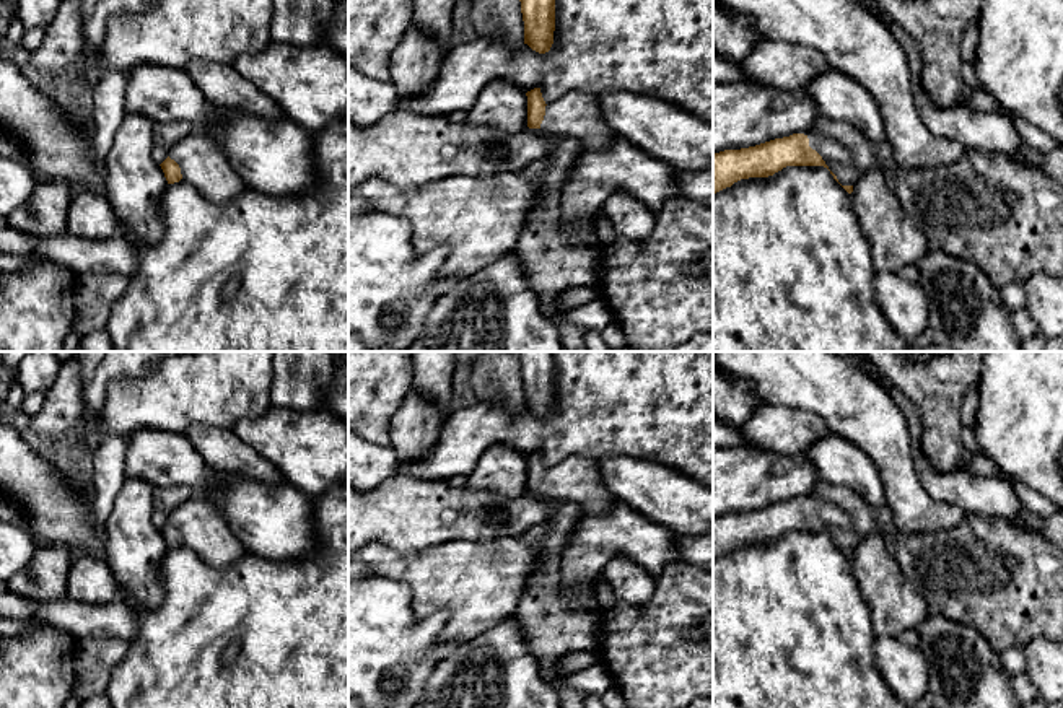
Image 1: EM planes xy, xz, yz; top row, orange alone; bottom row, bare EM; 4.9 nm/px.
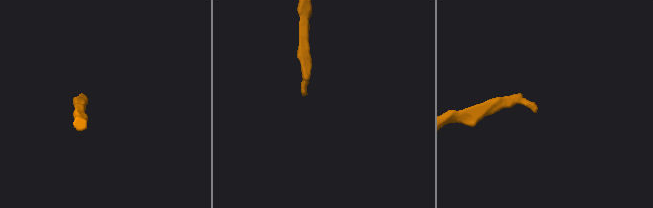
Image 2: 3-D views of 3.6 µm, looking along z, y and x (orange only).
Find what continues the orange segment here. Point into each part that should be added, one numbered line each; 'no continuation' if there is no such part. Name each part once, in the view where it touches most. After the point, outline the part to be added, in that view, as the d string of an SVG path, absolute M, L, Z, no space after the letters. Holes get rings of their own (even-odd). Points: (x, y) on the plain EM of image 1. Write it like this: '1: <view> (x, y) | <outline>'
1: yz (835, 520) | M814 501L809 511L822 521L842 550L855 552L861 537L855 532L850 516L843 508L827 501Z

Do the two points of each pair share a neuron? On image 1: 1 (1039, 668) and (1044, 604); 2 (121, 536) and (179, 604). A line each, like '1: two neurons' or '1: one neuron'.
1: two neurons
2: two neurons

